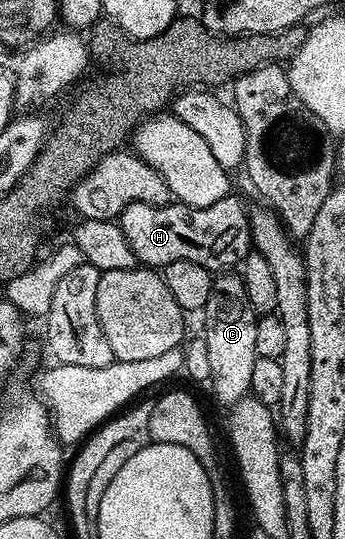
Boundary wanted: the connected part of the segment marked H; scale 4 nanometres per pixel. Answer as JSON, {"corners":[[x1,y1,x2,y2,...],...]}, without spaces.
{"corners":[[229,194,213,206,191,208,187,204,145,204,137,202,125,208,117,217,119,229,125,234,129,246,133,246,136,261,140,265,156,270,163,269,169,262,184,260,205,266,212,274,231,270,242,265,248,252,252,251,251,217,248,205,243,205]]}

